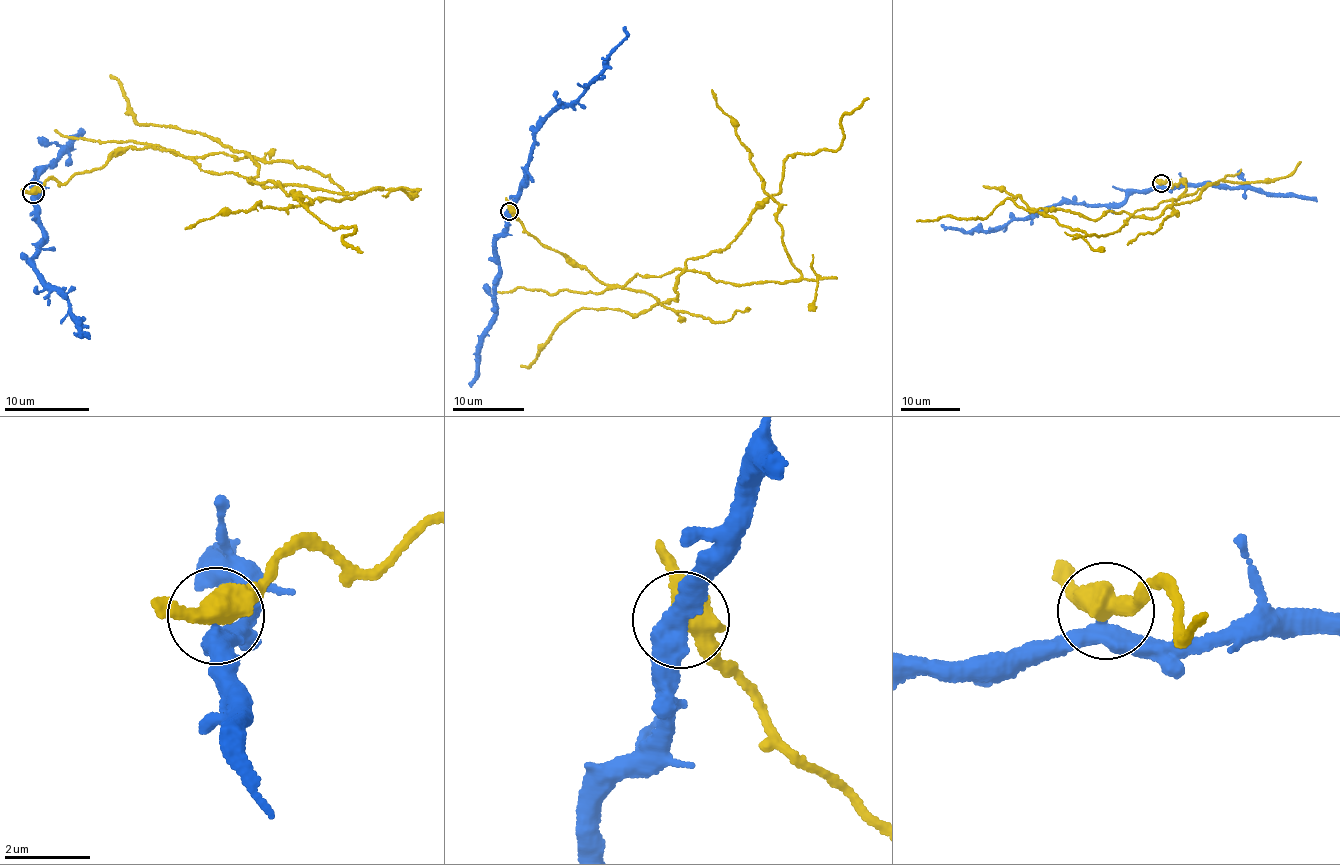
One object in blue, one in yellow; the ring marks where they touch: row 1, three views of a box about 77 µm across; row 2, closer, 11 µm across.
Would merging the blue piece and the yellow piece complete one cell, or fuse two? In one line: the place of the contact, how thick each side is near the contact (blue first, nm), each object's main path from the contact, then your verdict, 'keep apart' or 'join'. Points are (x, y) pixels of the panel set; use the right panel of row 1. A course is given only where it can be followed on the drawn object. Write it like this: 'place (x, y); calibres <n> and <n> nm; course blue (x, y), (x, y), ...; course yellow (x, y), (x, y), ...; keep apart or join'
place (1161, 183); calibres 400 and 500 nm; course blue (1161, 183), (1136, 190), (1121, 203), (1053, 204), (1036, 213), (987, 230), (964, 231), (941, 225); course yellow (1161, 183), (1183, 180), (1185, 191), (1137, 210), (1111, 234), (1092, 235), (1059, 225), (1020, 196), (983, 186); keep apart

